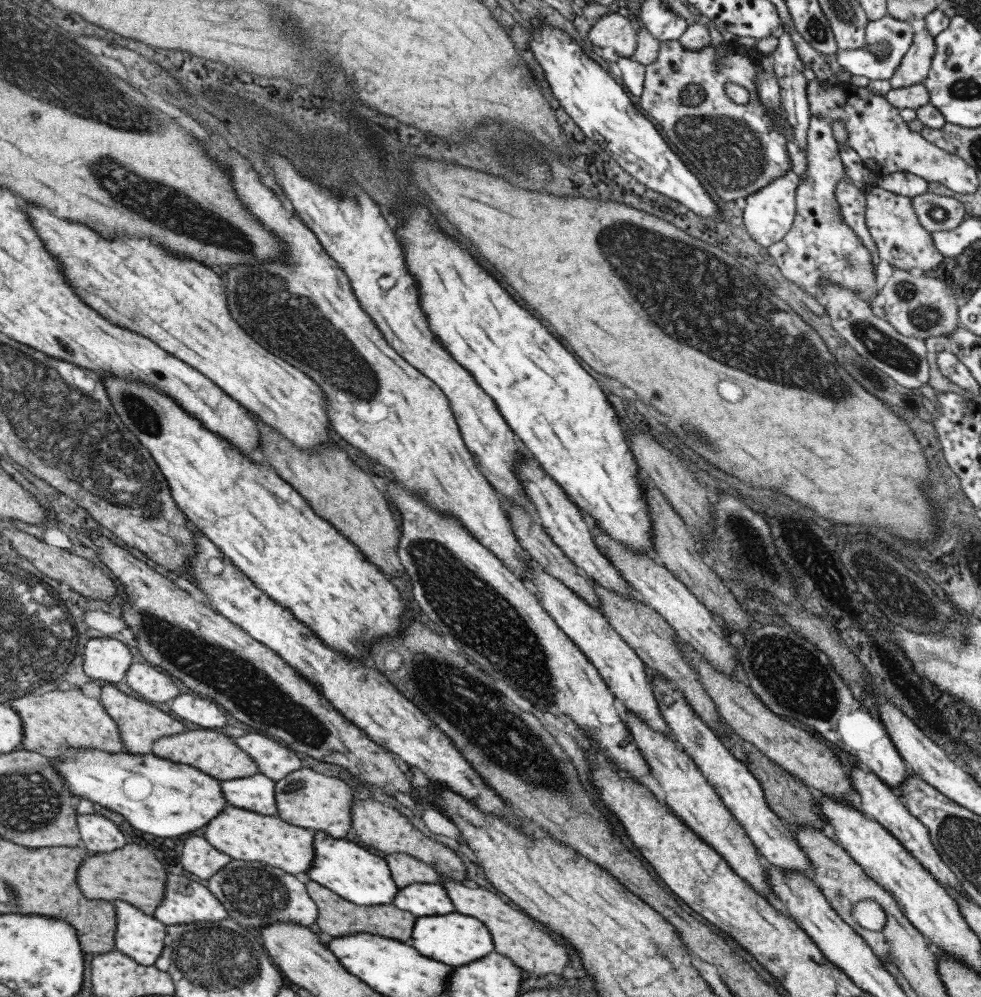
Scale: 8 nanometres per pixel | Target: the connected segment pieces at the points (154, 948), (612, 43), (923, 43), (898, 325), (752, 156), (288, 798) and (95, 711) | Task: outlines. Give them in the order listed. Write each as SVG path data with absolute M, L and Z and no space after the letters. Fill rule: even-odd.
M117 902L115 949L136 964L150 966L164 949L166 925L127 902Z
M619 14L604 15L588 29L588 41L596 51L612 48L620 57L631 58L637 49L633 19Z
M921 29L912 36L912 44L905 52L902 62L889 78L890 88L905 88L922 83L927 76L931 57L935 51L933 36L927 29Z
M891 267L892 275L881 288L880 294L885 300L883 319L899 334L924 341L929 336L945 336L958 327L958 306L951 288L929 273L912 273Z
M667 40L661 41L658 47L657 58L651 63L644 66L644 79L642 82L642 93L639 95L639 108L647 112L647 118L655 125L655 128L659 130L659 126L662 126L663 134L667 138L668 146L678 155L683 156L683 160L687 160L703 178L705 182L717 192L717 196L725 202L734 201L736 198L746 198L750 194L757 192L760 188L767 186L774 178L783 176L791 168L790 158L788 157L788 150L786 149L786 138L778 133L769 118L763 114L761 110L760 100L758 99L758 92L756 89L756 74L760 68L751 60L747 55L742 52L742 49L736 44L733 44L727 50L726 57L723 57L718 63L716 63L716 53L711 47L704 47L694 51L683 49L677 41ZM727 81L731 81L741 85L747 89L749 93L749 100L747 104L735 104L731 102L725 94L724 84Z
M301 767L290 772L274 784L276 816L287 824L299 828L313 828L329 836L345 838L351 828L351 807L354 801L353 788L335 777L325 776L313 769Z
M56 678L48 680L11 704L24 722L23 747L54 760L60 760L60 756L64 756L70 748L97 748L103 752L125 753L119 726L105 712L101 699L91 697L79 688L58 690L58 684L60 680Z

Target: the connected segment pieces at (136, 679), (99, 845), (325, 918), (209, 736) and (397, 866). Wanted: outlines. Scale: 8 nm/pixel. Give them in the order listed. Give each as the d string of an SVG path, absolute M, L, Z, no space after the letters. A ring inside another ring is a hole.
M135 661L128 667L127 674L124 675L125 684L134 690L145 700L167 703L173 700L178 694L177 686L171 681L170 675L161 674L149 666L145 666L144 661Z
M79 814L79 828L89 850L111 852L125 846L125 838L119 828L99 814Z
M307 880L304 883L309 898L317 904L317 916L314 920L321 933L330 937L341 937L349 935L349 932L365 932L368 934L379 934L379 936L393 940L407 940L411 936L411 928L415 918L409 912L401 912L393 906L377 906L377 908L359 908L355 904L349 904L347 900L341 900L337 894L325 890L323 886Z
M186 729L179 734L162 736L155 741L151 754L196 768L218 781L233 780L237 777L253 776L258 773L258 768L255 766L253 759L240 748L237 748L232 737L221 733L220 730Z
M393 852L383 854L383 858L387 860L391 878L397 884L397 888L403 888L405 884L413 884L413 882L437 883L438 872L412 856Z

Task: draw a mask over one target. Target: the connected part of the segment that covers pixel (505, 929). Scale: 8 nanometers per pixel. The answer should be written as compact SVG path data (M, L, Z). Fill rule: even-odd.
M445 880L445 892L449 900L455 906L455 912L461 912L465 916L473 916L485 924L485 928L491 932L495 952L511 960L511 964L517 968L523 968L525 972L535 974L537 977L547 977L563 973L565 964L569 963L569 952L567 946L561 944L561 940L551 938L549 932L541 929L526 913L521 910L513 910L495 893L491 893L483 887L468 888L461 883L453 884Z

